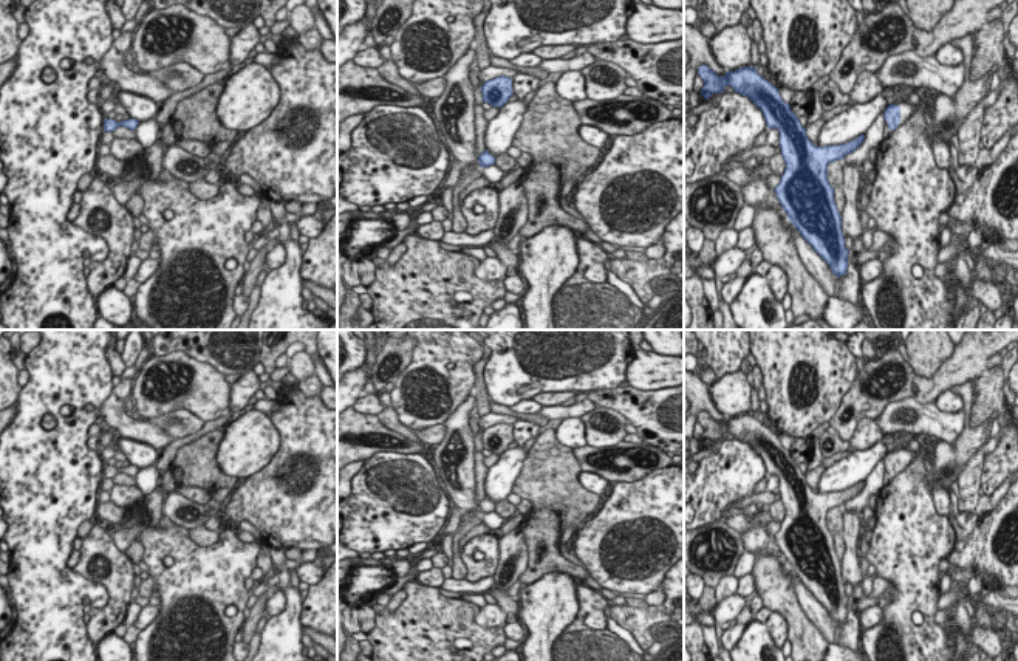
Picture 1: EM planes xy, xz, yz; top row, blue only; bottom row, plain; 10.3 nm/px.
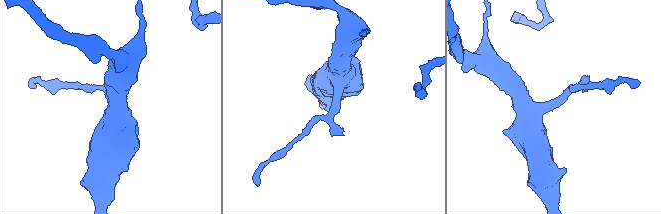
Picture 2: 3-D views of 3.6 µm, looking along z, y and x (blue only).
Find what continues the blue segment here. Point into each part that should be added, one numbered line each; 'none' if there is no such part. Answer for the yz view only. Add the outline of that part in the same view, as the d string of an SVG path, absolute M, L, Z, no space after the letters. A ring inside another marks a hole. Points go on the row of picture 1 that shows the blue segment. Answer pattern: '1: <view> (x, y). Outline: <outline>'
1: yz (907, 110). Outline: M900 102L896 105L900 107L900 122L897 127L907 124L921 110L921 104L914 105L914 104L908 104L908 102Z

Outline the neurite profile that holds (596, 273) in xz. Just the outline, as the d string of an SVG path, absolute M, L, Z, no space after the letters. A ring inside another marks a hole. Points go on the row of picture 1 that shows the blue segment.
M594 263L585 269L583 277L593 283L600 285L606 282L606 272L608 268L605 266L605 263Z

